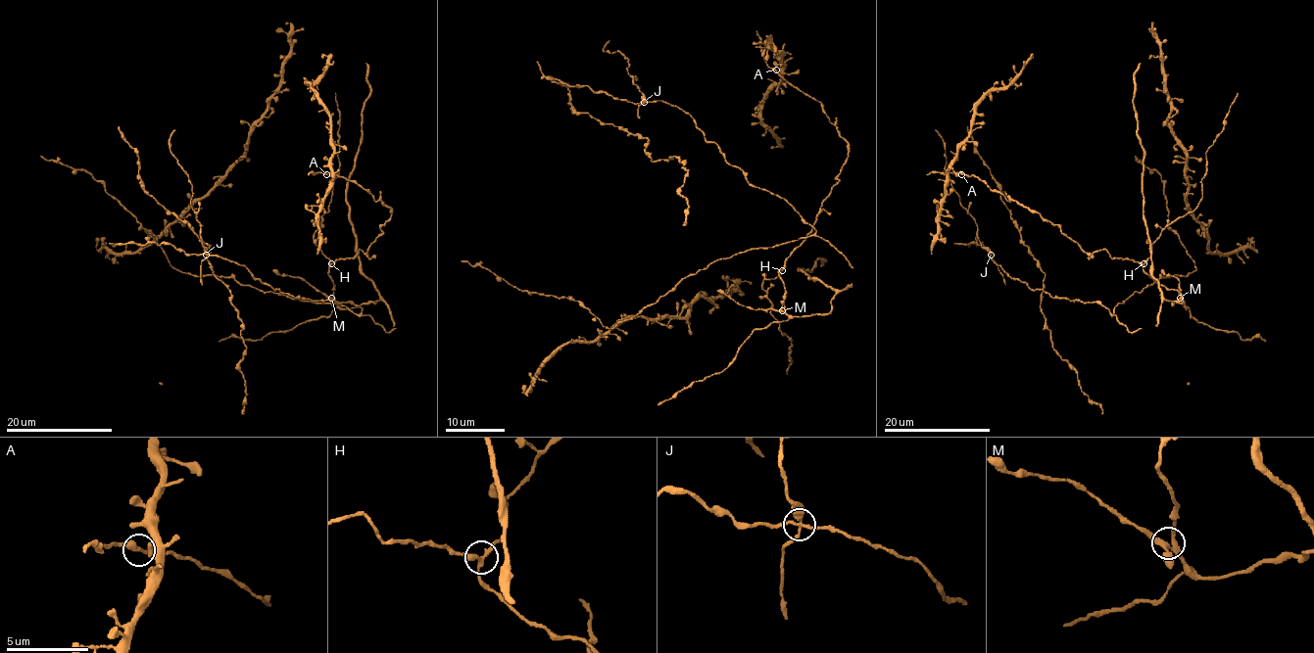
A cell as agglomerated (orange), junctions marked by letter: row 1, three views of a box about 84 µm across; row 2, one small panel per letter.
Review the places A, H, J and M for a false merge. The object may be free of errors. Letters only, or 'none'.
J

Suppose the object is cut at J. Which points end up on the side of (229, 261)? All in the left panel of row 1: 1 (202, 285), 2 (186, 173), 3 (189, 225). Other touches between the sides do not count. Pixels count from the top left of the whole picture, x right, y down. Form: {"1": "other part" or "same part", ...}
{"1": "other part", "2": "other part", "3": "same part"}

